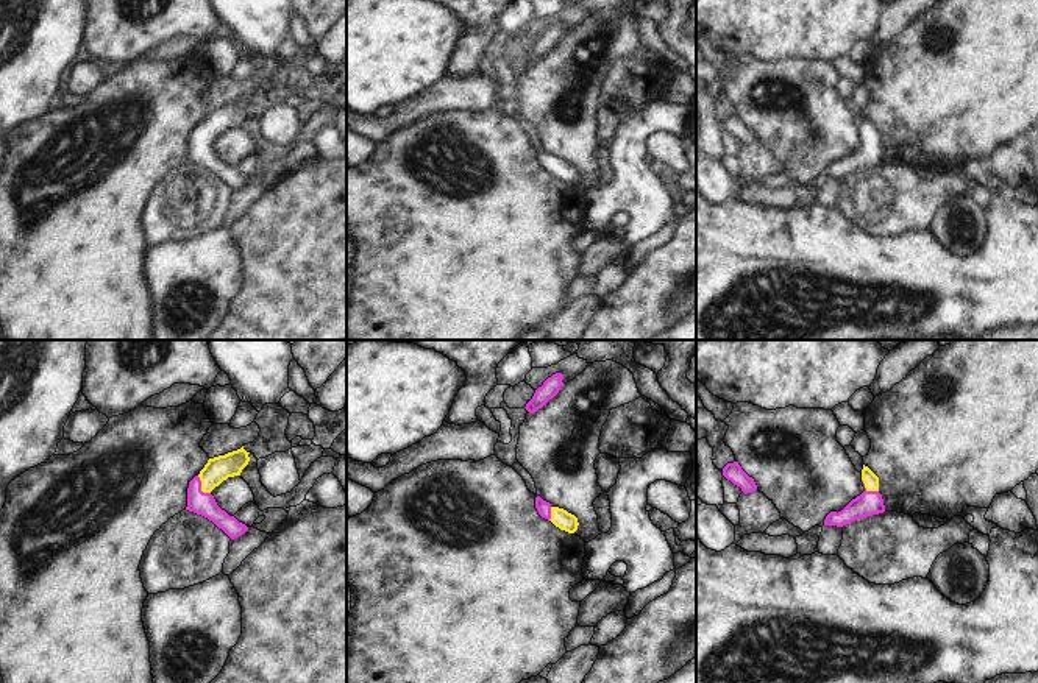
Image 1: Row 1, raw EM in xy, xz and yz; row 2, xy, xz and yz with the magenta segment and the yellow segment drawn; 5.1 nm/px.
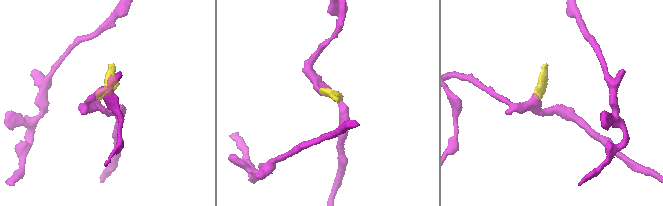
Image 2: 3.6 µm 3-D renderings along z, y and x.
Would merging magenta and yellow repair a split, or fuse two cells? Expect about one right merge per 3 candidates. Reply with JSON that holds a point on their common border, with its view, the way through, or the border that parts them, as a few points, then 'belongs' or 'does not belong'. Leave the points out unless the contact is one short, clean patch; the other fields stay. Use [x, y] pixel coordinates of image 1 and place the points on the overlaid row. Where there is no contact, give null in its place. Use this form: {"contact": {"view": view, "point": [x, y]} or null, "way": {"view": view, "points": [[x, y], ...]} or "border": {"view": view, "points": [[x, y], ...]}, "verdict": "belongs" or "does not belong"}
{"contact": {"view": "xy", "point": [200, 487]}, "way": {"view": "xy", "points": [[200, 502], [200, 487], [219, 468]]}, "verdict": "belongs"}

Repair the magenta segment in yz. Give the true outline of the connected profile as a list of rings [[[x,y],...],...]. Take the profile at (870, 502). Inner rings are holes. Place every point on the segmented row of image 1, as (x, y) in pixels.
[[[863,465],[862,482],[865,491],[852,499],[841,511],[830,511],[824,526],[843,527],[855,519],[879,515],[885,511],[882,494],[879,493],[879,477]]]

